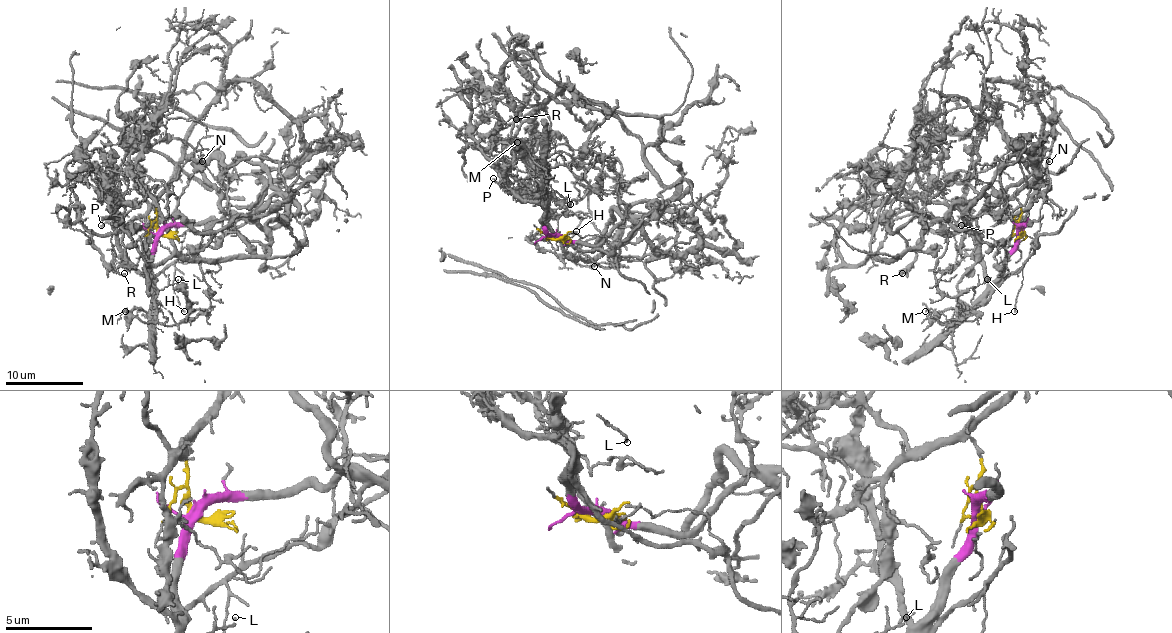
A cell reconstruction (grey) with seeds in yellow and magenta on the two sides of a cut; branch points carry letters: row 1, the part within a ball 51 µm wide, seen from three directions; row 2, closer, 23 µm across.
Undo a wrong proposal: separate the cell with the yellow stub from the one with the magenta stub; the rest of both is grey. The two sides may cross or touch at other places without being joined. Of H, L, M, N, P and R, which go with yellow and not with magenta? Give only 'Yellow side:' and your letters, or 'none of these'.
Yellow side: N, R

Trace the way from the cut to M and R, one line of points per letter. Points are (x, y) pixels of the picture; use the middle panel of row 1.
M: (552, 236), (544, 222), (544, 185), (526, 165), (516, 142)
R: (552, 238), (548, 238), (550, 224), (546, 204), (479, 146), (508, 120), (516, 118)

